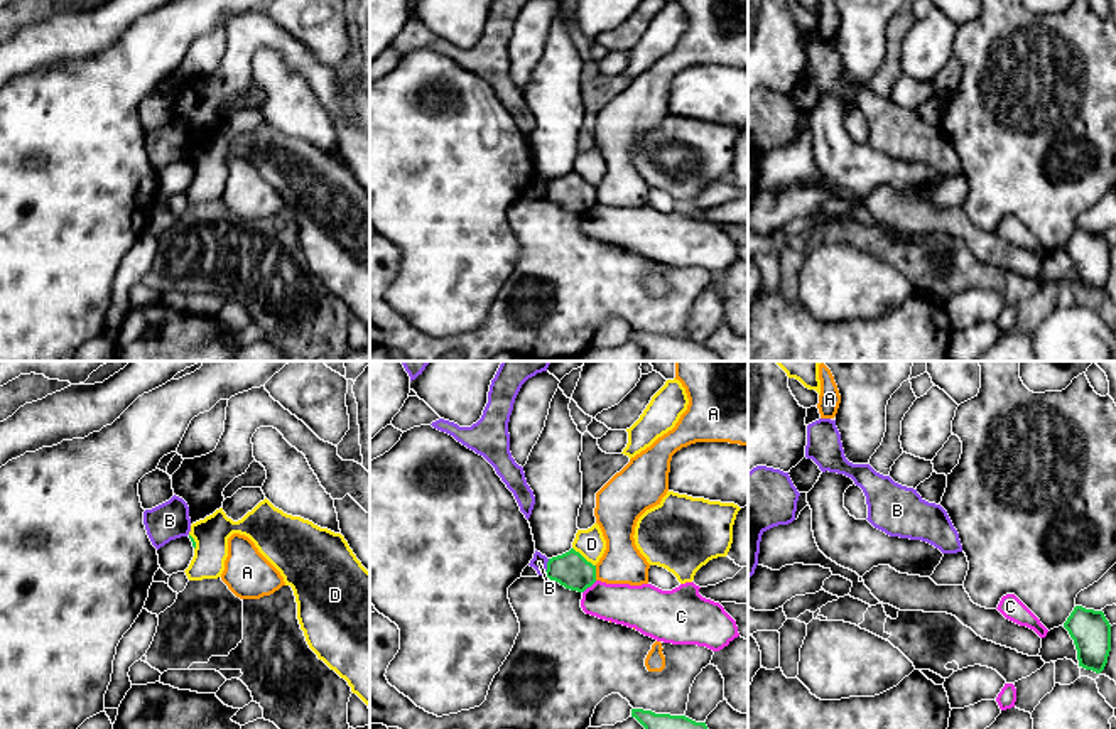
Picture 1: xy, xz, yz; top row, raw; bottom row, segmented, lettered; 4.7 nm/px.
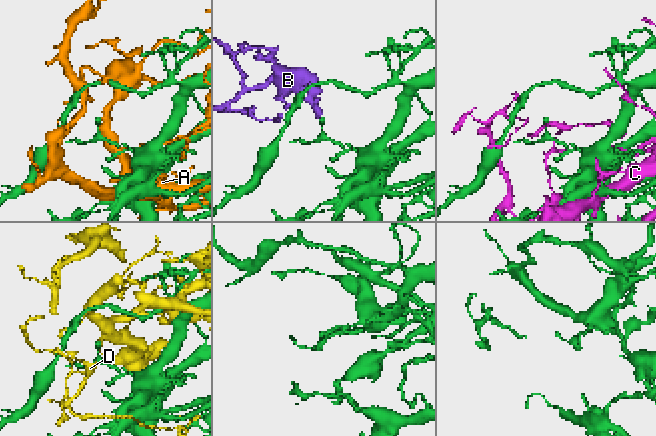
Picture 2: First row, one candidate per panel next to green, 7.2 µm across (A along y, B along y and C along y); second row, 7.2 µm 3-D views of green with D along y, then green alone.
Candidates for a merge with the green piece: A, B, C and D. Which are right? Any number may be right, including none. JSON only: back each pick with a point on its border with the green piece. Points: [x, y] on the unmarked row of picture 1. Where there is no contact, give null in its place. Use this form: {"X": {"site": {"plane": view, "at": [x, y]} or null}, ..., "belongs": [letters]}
{"belongs": []}

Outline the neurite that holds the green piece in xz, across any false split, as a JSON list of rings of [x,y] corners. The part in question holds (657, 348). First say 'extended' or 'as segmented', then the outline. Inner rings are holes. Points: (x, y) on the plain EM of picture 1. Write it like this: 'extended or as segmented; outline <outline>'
as segmented; outline [[[631,331],[631,339],[645,349],[648,361],[721,361],[707,351],[706,344],[696,344],[685,338]]]

